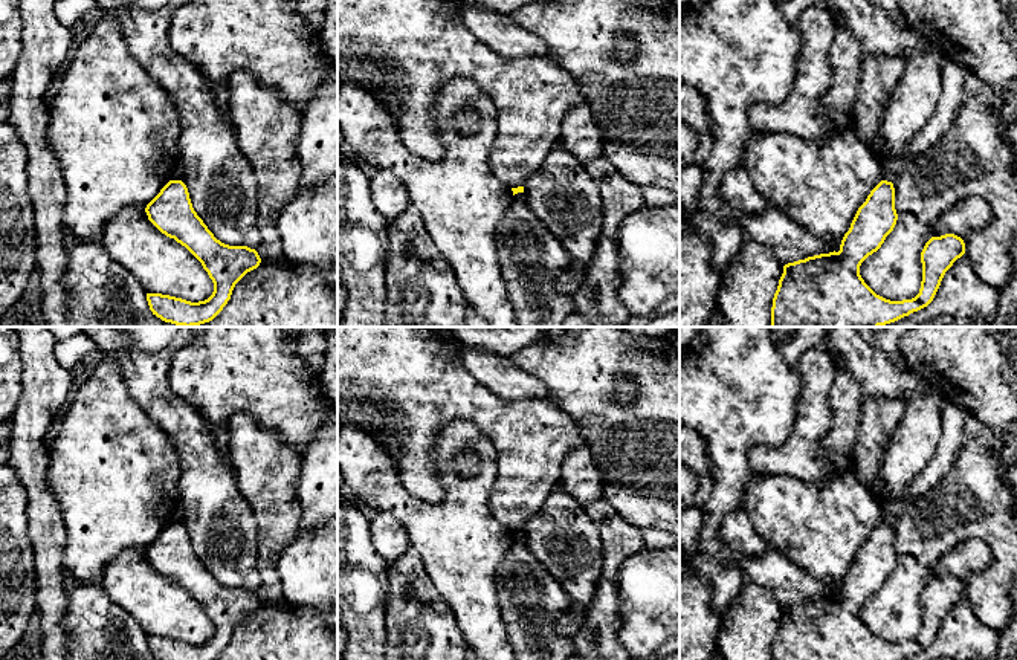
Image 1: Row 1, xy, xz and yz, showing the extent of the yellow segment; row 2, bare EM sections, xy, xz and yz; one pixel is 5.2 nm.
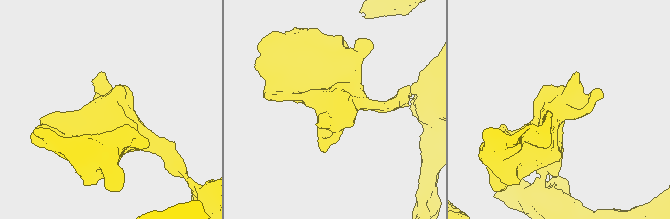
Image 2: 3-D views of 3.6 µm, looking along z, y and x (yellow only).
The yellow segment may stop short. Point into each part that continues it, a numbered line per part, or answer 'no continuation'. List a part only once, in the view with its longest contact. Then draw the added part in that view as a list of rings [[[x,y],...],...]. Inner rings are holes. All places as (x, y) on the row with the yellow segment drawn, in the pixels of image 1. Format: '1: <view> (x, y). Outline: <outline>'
no continuation

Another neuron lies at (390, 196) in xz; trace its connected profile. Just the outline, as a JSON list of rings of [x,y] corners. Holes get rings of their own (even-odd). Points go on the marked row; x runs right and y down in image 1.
[[[377,171],[370,179],[374,206],[380,214],[394,220],[409,206],[409,196],[402,180],[391,171]]]

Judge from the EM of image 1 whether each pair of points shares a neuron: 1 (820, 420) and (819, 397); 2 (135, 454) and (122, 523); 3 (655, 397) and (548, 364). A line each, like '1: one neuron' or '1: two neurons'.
1: one neuron
2: one neuron
3: one neuron

